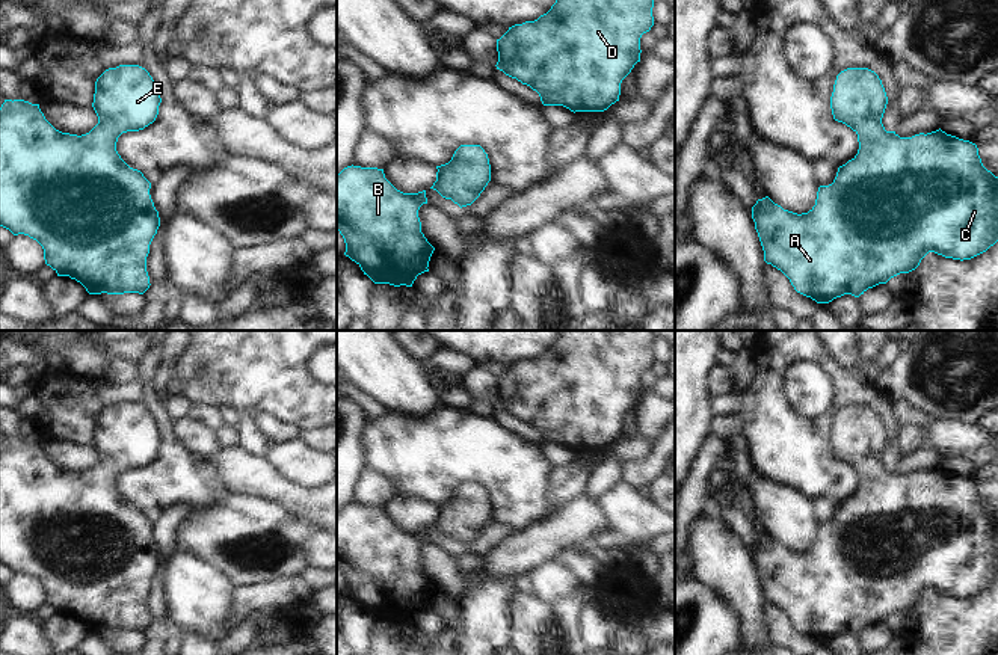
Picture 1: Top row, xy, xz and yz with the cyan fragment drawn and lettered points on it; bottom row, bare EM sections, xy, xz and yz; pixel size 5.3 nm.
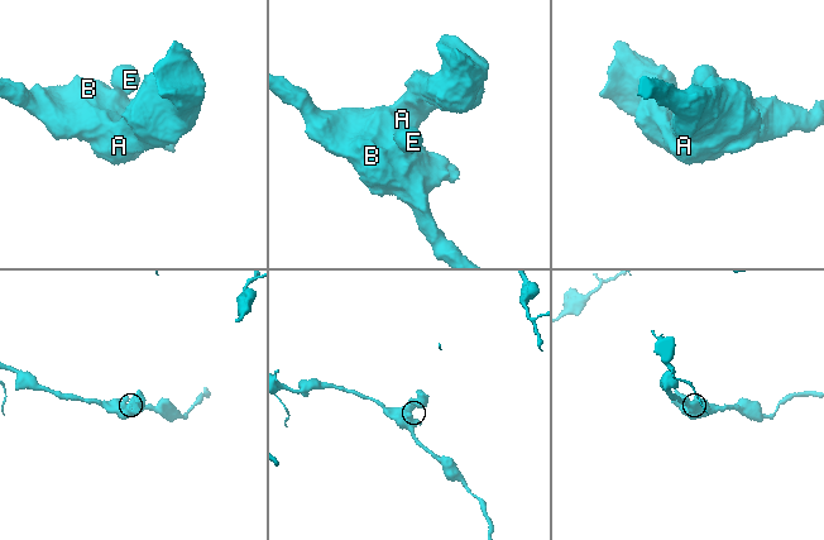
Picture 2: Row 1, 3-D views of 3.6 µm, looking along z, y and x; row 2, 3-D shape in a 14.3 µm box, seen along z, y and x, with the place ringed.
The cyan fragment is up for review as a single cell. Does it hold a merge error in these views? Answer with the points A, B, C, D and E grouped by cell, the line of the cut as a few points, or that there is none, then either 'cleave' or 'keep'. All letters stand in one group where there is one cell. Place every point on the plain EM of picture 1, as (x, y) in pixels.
A B C D E; no cut; keep

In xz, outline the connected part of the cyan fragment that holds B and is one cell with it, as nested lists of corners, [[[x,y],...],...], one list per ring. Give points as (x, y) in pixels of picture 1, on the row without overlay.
[[[347,504],[337,513],[337,567],[344,577],[344,593],[355,599],[374,622],[412,625],[418,613],[429,610],[429,599],[435,586],[421,570],[418,548],[427,542],[426,528],[403,531],[383,512],[383,507]]]

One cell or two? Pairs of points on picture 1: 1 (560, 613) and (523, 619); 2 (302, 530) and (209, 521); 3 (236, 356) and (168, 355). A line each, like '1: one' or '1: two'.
1: one
2: one
3: two

